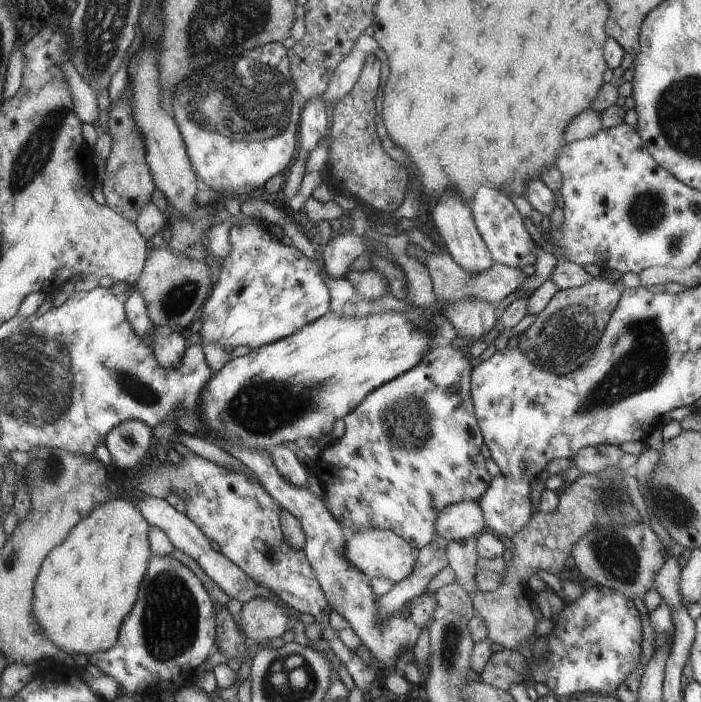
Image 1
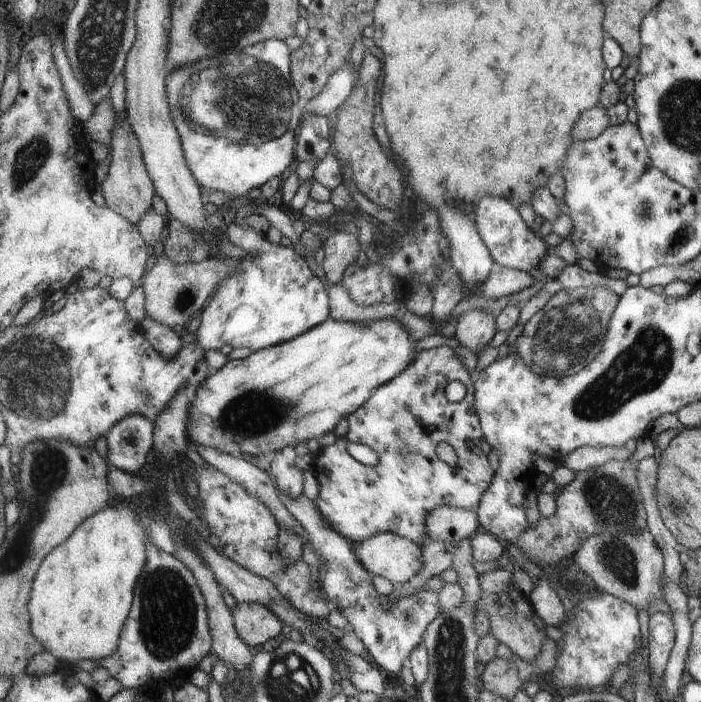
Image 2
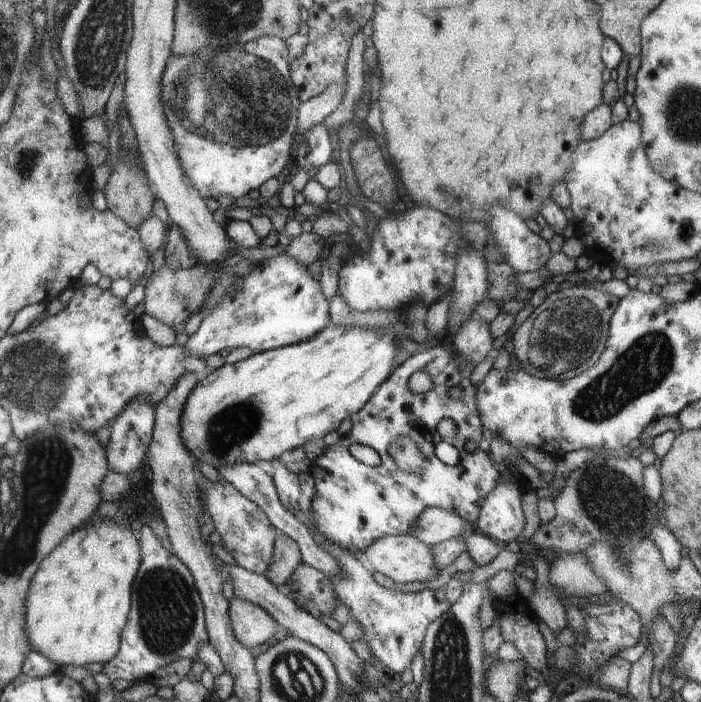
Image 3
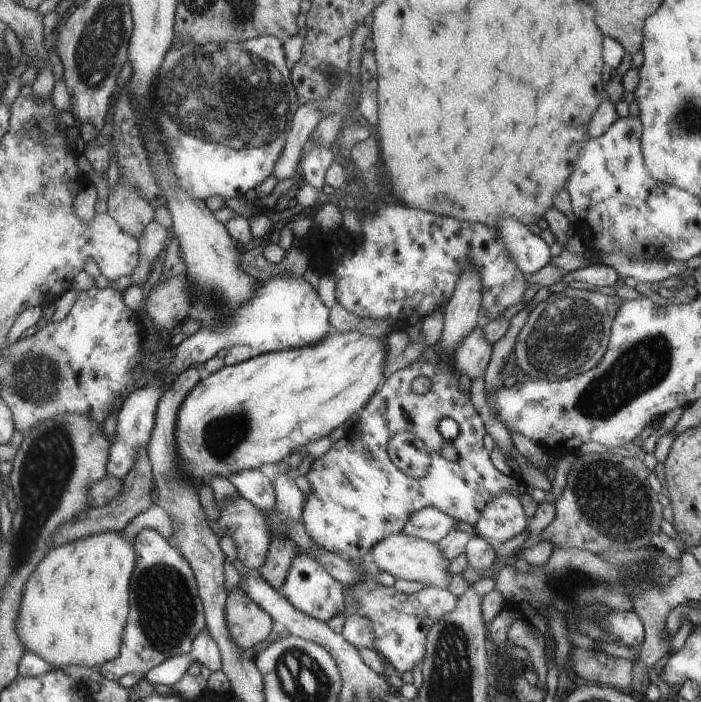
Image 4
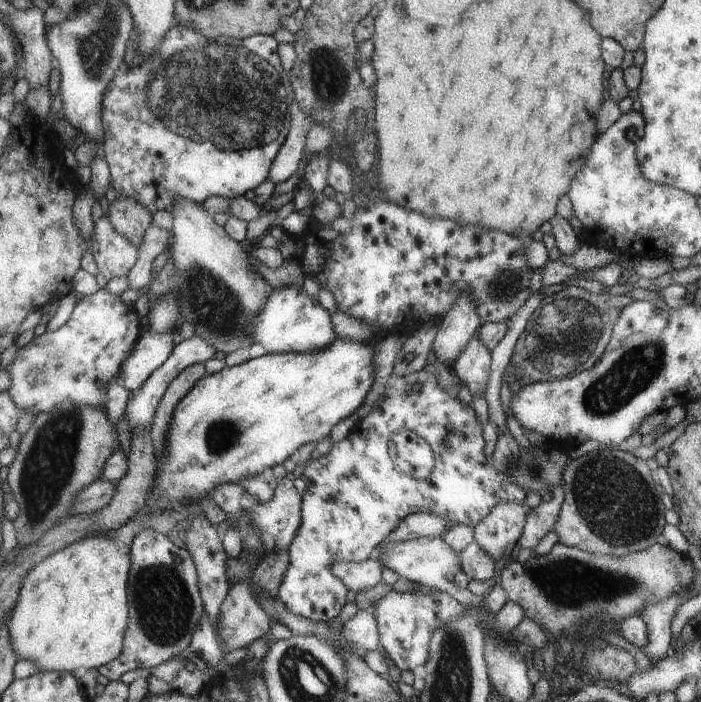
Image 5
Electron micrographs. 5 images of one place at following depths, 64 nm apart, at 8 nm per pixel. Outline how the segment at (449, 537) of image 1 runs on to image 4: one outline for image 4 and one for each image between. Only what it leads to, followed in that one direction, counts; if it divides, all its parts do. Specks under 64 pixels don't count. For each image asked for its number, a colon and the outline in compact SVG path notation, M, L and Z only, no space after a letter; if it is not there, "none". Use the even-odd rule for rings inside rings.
2: M443 506L443 508L435 508L427 514L427 520L425 520L425 530L427 530L427 540L423 542L423 546L427 542L447 542L447 544L457 544L459 540L463 538L471 538L473 534L477 534L481 530L481 524L477 520L477 512L473 510L465 510L465 508L449 508L449 506Z
3: M425 508L415 522L415 530L411 532L411 536L427 546L433 546L449 538L467 536L473 530L475 526L455 512L447 512L443 508Z
4: M423 508L405 522L399 534L437 544L443 536L447 536L455 528L461 528L461 524L455 518L443 514L437 508Z

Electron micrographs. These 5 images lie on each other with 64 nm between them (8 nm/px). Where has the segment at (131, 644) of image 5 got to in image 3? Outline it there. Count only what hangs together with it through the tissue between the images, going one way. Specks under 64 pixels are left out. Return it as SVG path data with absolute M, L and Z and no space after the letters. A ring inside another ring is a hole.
M147 524L141 530L141 548L145 560L133 584L133 612L123 632L121 652L111 662L103 664L111 680L125 680L129 684L153 684L161 668L169 668L179 660L193 664L199 660L201 650L211 644L207 606L189 566L179 556L165 550L155 530Z

